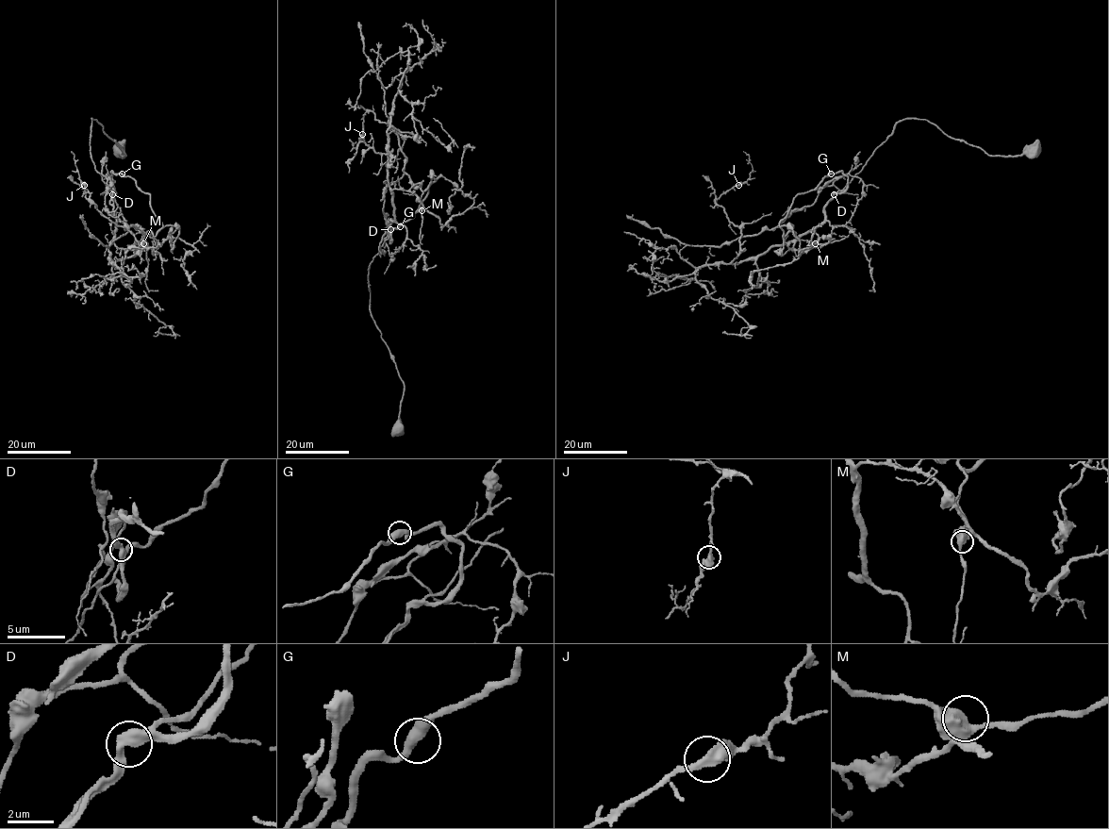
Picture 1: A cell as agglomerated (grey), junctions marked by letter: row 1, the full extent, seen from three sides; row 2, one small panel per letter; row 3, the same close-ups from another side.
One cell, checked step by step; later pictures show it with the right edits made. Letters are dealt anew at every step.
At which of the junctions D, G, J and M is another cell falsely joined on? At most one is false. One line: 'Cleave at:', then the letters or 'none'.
Cleave at: none

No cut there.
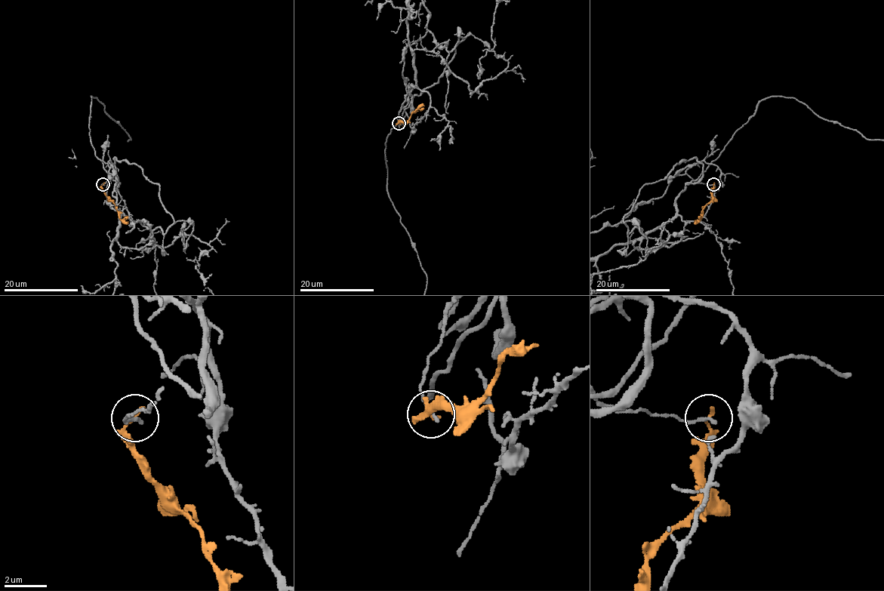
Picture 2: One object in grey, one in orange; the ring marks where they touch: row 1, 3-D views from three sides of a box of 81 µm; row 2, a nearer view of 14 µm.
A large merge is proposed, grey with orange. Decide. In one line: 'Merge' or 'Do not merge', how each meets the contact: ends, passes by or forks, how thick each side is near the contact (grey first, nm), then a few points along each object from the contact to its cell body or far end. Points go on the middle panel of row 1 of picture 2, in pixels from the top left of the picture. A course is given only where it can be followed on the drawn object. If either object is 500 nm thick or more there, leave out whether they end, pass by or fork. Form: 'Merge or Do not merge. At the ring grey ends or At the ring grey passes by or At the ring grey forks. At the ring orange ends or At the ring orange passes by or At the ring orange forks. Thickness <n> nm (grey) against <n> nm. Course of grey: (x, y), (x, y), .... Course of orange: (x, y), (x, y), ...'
Do not merge. At the ring grey ends. At the ring orange ends. Thickness 150 nm (grey) against 150 nm. Course of grey: (399, 123), (405, 95), (412, 130), (429, 95), (412, 86), (385, 142), (387, 193), (427, 277). Course of orange: (399, 123), (405, 122), (413, 112), (424, 106)

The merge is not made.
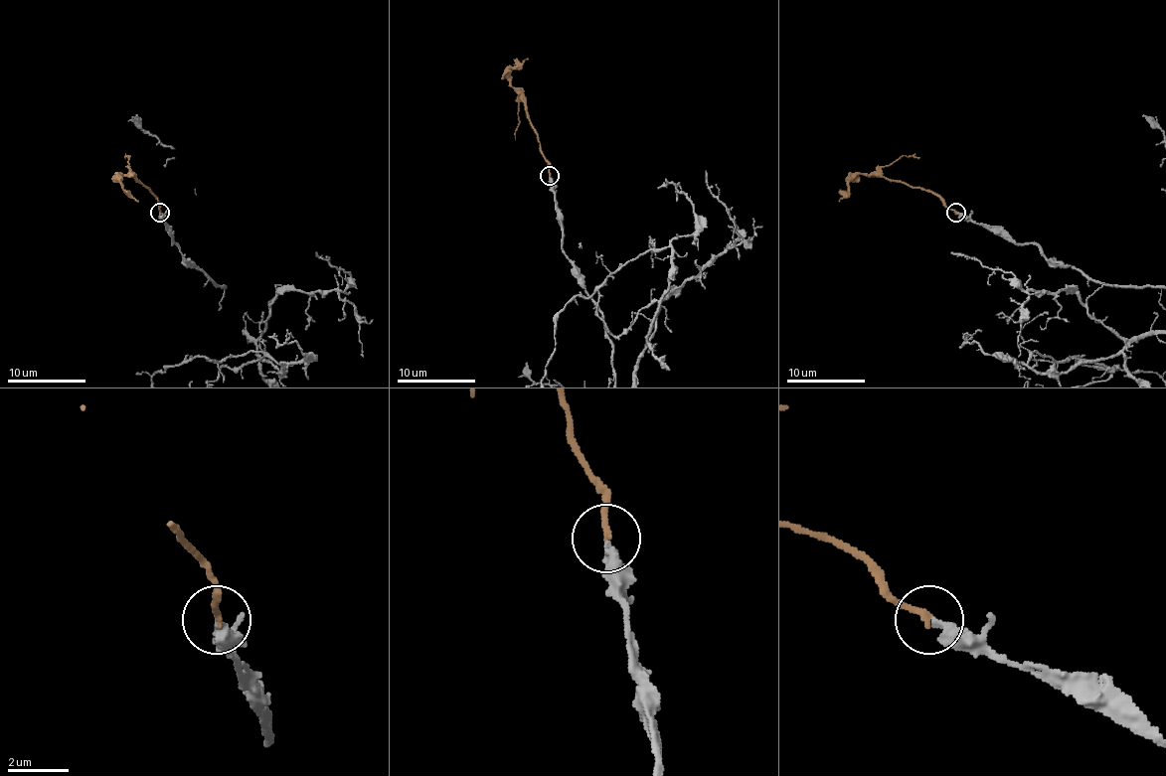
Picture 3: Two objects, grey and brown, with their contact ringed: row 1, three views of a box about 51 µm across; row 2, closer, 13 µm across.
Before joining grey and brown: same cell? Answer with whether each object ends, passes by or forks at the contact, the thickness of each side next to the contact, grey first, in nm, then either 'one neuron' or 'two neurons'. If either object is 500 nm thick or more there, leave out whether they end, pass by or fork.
grey ends there; brown ends there; 360 nm thick on the grey side, 200 nm on the other; one neuron

